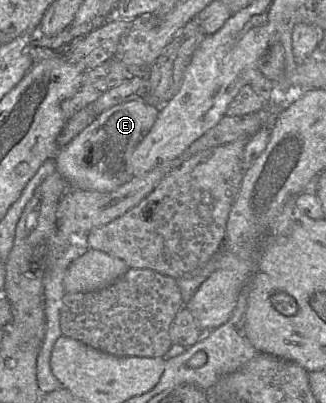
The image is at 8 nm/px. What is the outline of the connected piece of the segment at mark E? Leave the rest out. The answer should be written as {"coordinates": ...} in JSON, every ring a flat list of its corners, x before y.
{"coordinates":[[132,100,97,116,56,155,56,169,66,179,68,187,107,193,130,182,134,178,132,154,153,127,159,112,160,108,146,101]]}

